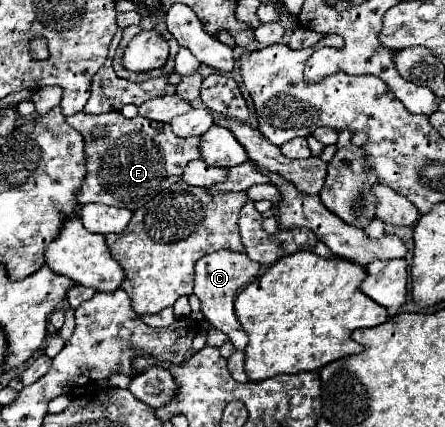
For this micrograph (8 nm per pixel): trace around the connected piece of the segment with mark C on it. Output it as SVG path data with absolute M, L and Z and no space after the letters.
M218 250L210 256L204 256L198 260L196 264L196 284L194 284L194 294L200 298L202 302L202 312L204 312L204 318L218 330L222 330L224 334L228 334L232 338L232 344L238 348L238 350L244 350L246 348L246 342L248 342L248 336L246 332L242 330L236 314L234 314L234 298L236 294L250 282L258 276L260 272L260 266L256 262L252 262L246 254L234 254L230 250Z

